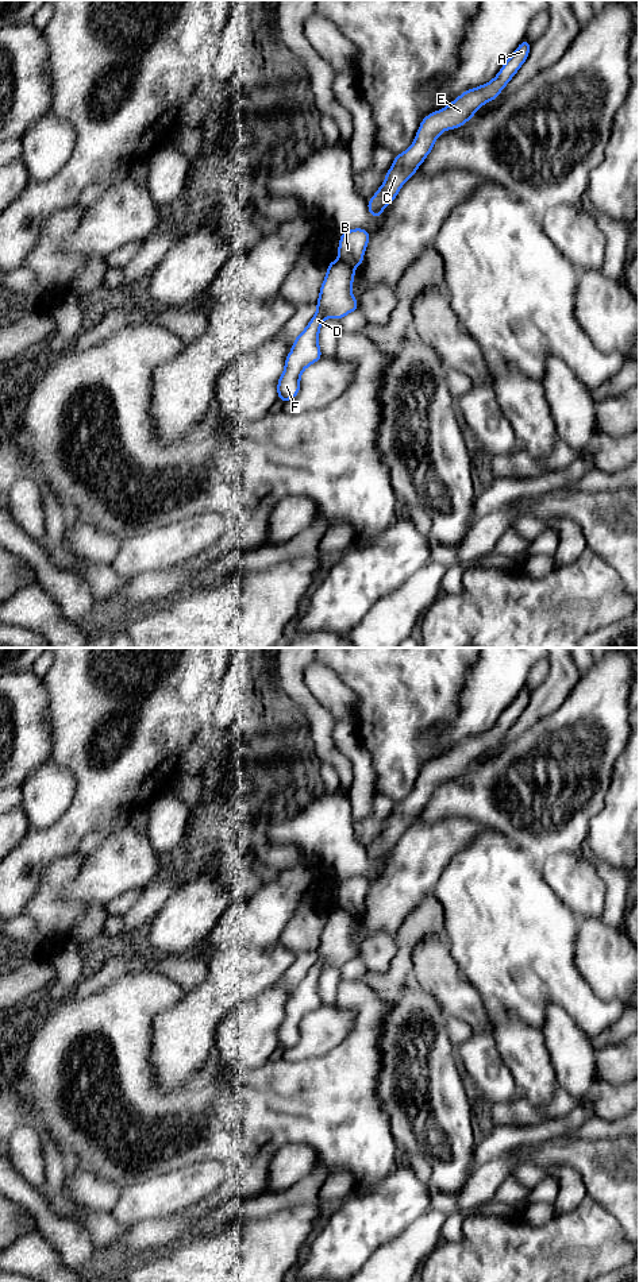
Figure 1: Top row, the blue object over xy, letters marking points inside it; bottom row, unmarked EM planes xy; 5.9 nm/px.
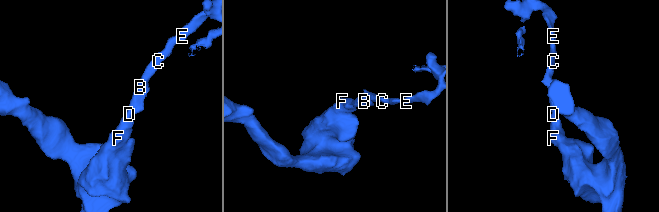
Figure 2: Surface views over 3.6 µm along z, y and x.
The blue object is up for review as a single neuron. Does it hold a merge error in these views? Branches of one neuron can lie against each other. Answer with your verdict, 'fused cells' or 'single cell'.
fused cells

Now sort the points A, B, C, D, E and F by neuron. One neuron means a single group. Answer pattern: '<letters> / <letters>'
A B C E / D F

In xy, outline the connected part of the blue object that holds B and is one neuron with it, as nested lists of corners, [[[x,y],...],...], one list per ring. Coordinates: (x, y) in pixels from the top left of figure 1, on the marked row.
[[[363,228],[343,232],[339,240],[338,259],[353,266],[361,266],[369,238],[370,233]]]

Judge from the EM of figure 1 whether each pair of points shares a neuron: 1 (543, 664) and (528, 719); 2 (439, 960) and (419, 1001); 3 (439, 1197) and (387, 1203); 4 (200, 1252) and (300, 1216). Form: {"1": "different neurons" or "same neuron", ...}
{"1": "different neurons", "2": "different neurons", "3": "different neurons", "4": "same neuron"}

